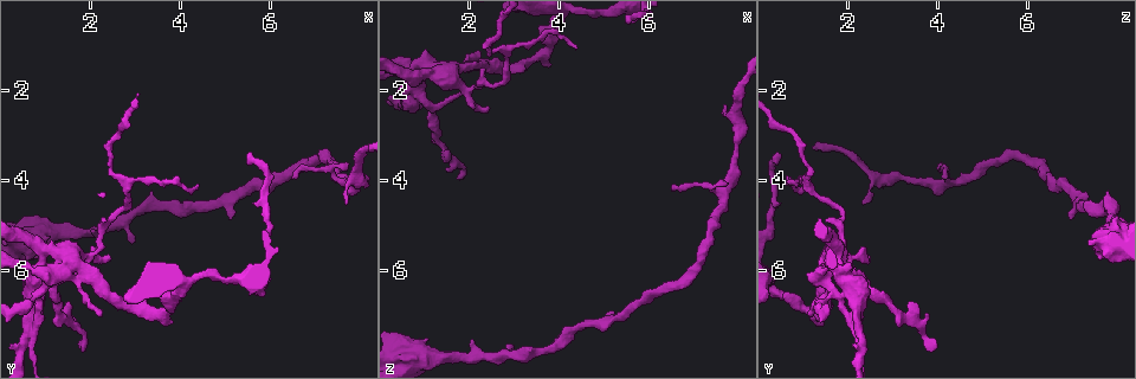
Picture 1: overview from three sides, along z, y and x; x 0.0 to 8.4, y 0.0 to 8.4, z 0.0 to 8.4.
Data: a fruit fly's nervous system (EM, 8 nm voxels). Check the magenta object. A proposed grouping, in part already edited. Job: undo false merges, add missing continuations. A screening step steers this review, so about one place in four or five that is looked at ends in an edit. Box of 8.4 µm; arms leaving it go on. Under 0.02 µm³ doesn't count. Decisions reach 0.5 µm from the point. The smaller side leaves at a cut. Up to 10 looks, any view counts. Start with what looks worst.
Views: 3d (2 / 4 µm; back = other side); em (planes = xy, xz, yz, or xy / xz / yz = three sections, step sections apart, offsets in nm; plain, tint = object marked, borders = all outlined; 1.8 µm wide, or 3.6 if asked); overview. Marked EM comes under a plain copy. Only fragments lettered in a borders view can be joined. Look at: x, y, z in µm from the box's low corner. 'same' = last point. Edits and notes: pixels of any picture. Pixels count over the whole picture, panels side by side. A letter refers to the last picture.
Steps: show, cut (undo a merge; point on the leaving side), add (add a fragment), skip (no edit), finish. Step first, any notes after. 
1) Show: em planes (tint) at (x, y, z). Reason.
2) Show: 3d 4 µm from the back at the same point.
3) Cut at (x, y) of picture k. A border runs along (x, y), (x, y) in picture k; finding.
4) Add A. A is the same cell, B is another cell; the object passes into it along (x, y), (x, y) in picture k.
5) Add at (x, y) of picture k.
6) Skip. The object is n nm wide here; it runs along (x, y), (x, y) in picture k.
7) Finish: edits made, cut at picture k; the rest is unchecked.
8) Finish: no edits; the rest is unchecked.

Show: 3d 2 µm at (0.75, 6.25, 2.00). Calibre changes.

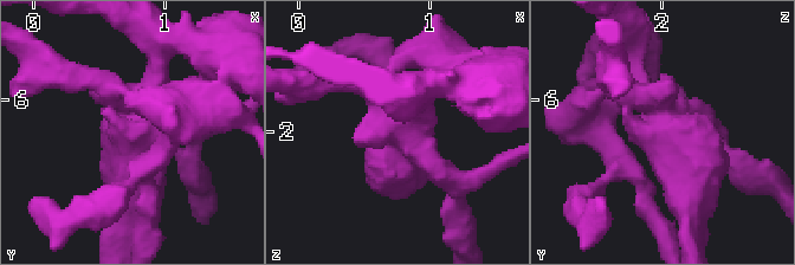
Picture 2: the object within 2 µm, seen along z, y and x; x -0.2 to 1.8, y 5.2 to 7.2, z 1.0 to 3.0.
Show: em planes (borders) at (0.80, 6.28, 1.96).

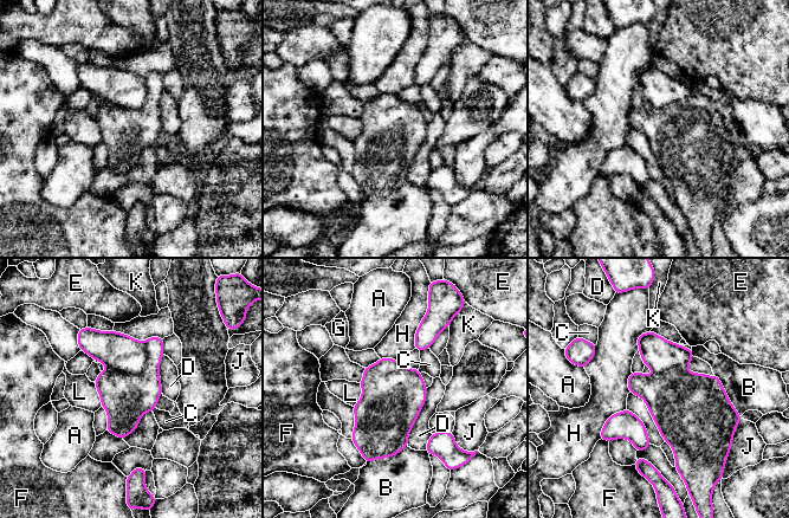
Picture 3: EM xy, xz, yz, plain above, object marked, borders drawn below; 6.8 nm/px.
Cut at (125, 396) of picture 3. A, B, C, D, E, F, G, H, J, K and L are other cells; a border runs along (144, 343), (141, 371), (111, 369) in picture 3; a second neuron is stuck on.

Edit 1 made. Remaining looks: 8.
Show: 3d 2 µm at (1.90, 7.80, 3.90). Branch stops here.

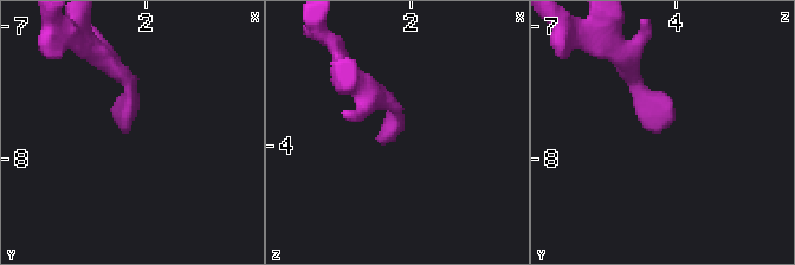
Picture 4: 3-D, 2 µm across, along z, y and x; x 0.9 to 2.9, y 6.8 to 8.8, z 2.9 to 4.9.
Show: em yz step 4 (borders) at (1.84, 7.80, 3.88).

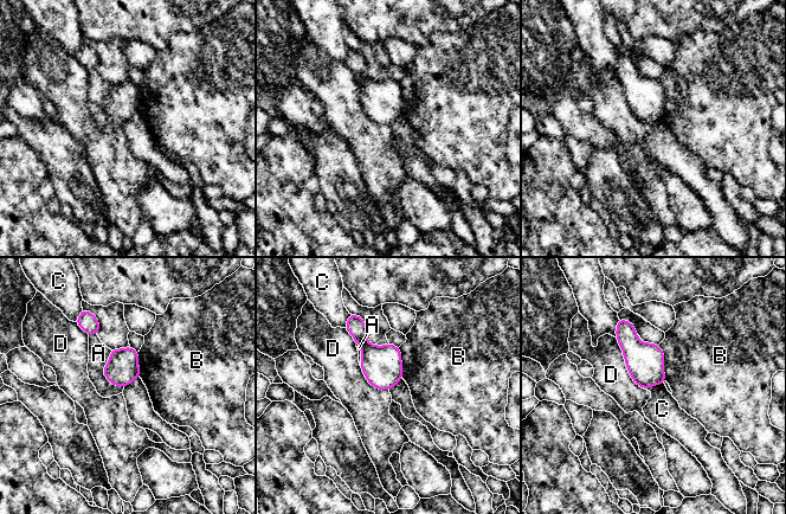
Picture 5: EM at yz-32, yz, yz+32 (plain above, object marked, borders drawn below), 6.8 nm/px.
Show: em planes (borders) at the same point. Another direction.

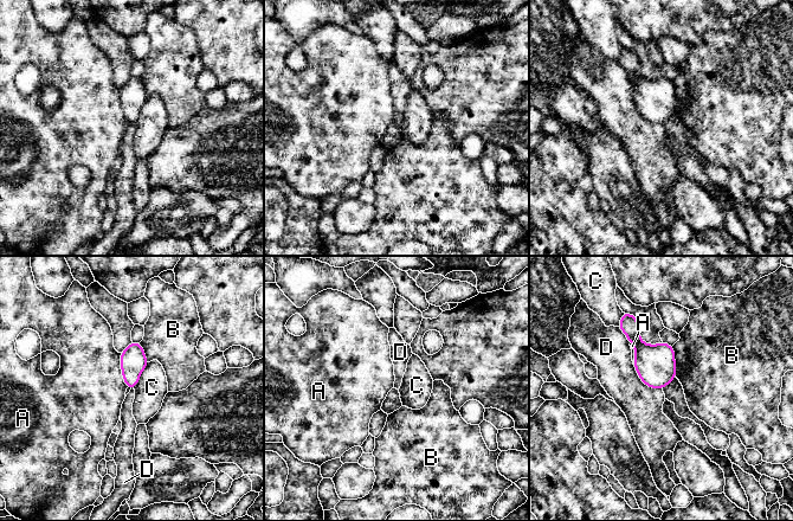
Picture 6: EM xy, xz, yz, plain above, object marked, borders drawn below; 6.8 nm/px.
Skip. The object is 150 nm wide here; A, B, C and D are other cells; a border runs along (633, 365), (645, 384), (662, 388) in picture 6; no lettered fragment goes on from it.

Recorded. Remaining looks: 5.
Show: 3d 4 µm at (3.00, 5.35, 7.65). Branch stops here.

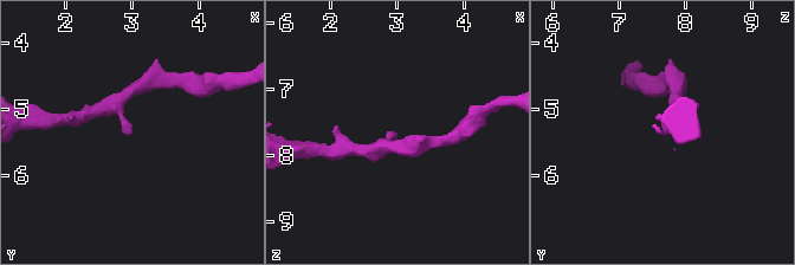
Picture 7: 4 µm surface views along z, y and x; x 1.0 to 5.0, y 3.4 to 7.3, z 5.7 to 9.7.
Show: em planes (borders) at (3.00, 5.35, 7.75). The arms are 200, 220 nm wide; need the tissue.

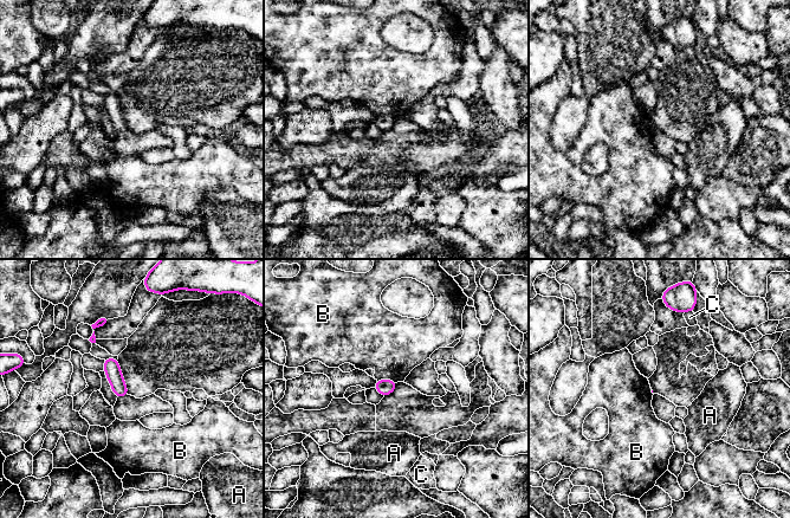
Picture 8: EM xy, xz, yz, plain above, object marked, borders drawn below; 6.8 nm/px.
Skip. A, B and C are other cells; a border runs along (377, 380), (394, 380), (396, 382) in picture 8; no lettered fragment goes on from it.

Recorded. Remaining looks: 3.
Finish: edits made, cut at picture 3; the rest is unchecked.

